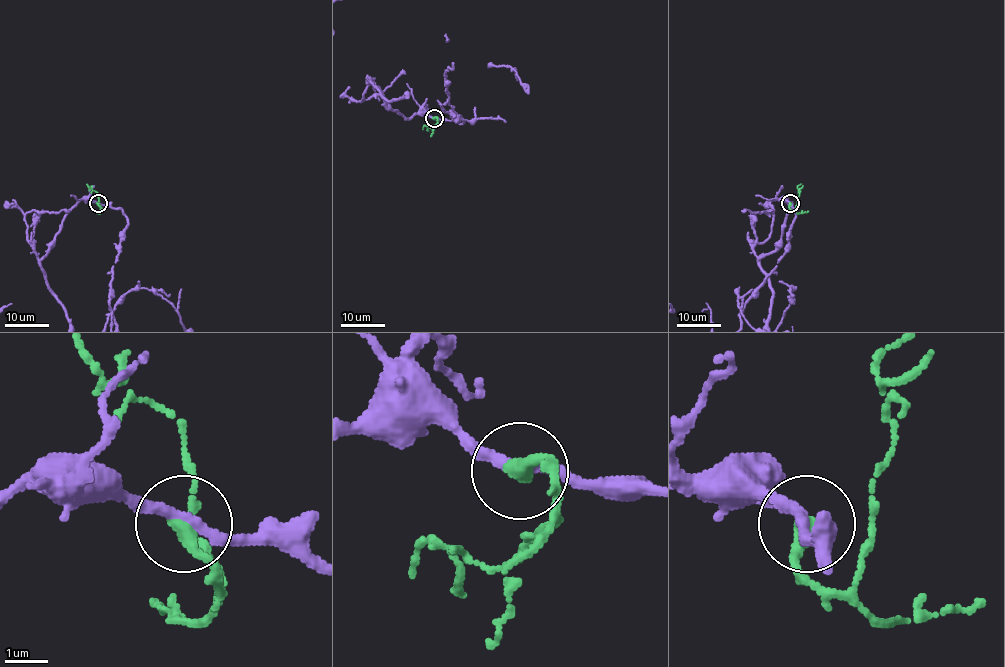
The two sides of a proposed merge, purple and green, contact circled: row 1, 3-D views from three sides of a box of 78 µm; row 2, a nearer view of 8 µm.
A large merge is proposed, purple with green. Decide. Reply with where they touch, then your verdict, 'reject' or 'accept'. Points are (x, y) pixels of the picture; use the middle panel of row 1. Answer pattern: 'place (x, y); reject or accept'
place (434, 118); reject

